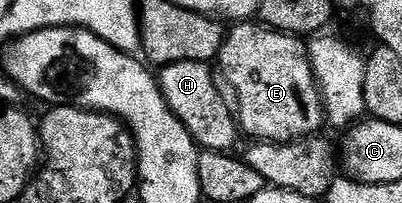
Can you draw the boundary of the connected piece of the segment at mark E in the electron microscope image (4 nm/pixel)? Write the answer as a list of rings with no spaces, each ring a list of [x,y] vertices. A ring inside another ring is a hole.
[[[237,23],[225,34],[225,42],[221,44],[221,52],[215,58],[219,77],[229,84],[228,92],[233,92],[235,102],[235,121],[240,132],[249,139],[270,141],[276,145],[290,145],[293,141],[300,141],[302,137],[312,137],[320,134],[321,124],[326,124],[325,105],[321,101],[321,89],[313,74],[309,62],[309,46],[300,36],[292,33],[279,33],[276,29],[264,24]]]

